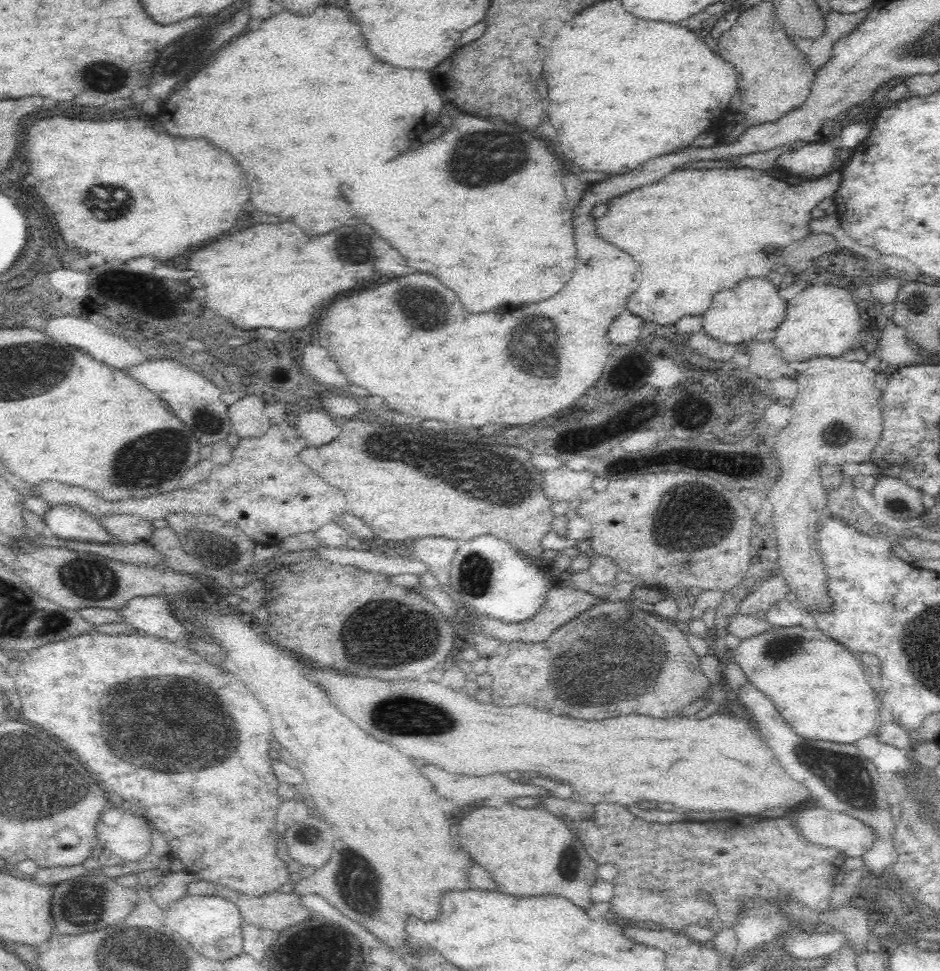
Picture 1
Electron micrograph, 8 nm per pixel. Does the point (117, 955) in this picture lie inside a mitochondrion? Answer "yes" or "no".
yes

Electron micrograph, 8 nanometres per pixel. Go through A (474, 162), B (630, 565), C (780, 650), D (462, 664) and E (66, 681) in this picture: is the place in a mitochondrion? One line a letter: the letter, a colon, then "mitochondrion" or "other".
A: mitochondrion
B: other
C: mitochondrion
D: other
E: other

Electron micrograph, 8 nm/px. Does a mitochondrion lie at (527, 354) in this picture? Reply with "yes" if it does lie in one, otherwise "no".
yes

